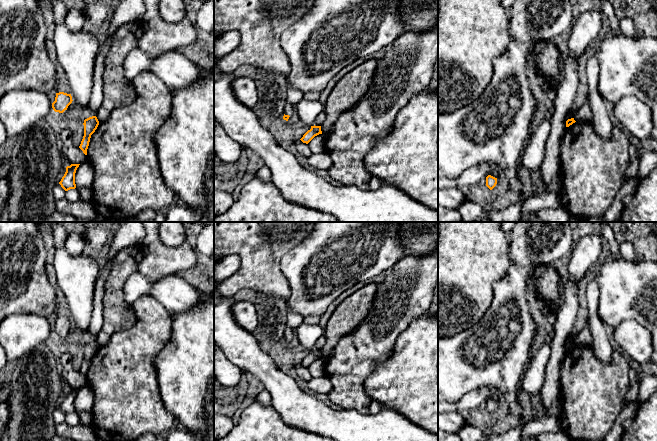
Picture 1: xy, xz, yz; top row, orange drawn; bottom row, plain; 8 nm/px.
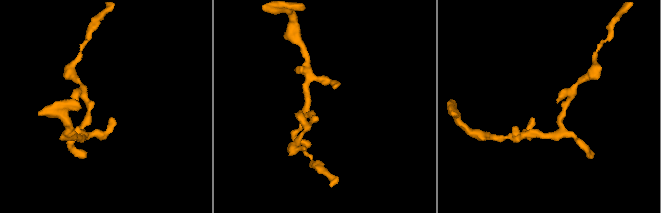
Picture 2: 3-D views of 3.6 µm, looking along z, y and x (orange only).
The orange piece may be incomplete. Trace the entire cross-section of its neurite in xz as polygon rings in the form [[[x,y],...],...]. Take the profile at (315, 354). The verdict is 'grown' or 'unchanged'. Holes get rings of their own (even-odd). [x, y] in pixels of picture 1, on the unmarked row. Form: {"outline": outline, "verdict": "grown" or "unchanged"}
{"outline": [[[311,350],[311,353],[308,354],[303,361],[300,363],[303,367],[308,368],[315,360],[322,358],[321,350]]], "verdict": "unchanged"}

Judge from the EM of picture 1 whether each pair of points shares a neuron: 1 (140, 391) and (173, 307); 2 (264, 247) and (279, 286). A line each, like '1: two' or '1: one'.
1: two
2: one

